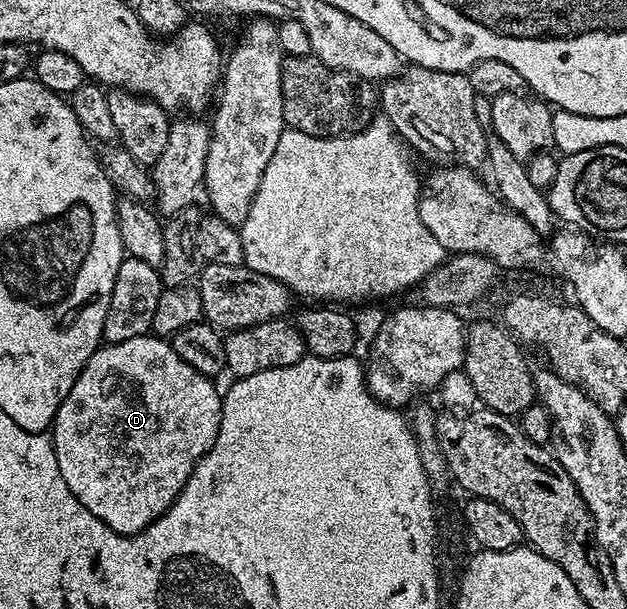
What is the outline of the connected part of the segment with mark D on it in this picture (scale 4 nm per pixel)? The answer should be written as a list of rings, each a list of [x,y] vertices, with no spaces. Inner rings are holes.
[[[149,333],[130,337],[130,341],[104,343],[97,347],[93,355],[86,361],[79,377],[74,381],[74,389],[66,393],[66,401],[62,401],[56,414],[56,420],[50,428],[52,448],[58,457],[58,469],[62,469],[62,481],[70,485],[70,493],[74,493],[74,497],[78,497],[78,501],[82,501],[82,505],[86,505],[86,509],[90,509],[90,513],[98,517],[98,521],[114,529],[114,533],[137,535],[142,529],[149,527],[157,517],[168,512],[170,505],[182,493],[190,473],[196,468],[197,461],[216,444],[220,428],[222,395],[219,390],[216,392],[216,387],[212,383],[215,382],[209,376],[198,373],[198,369],[186,365],[186,361],[182,361],[182,357],[174,353],[171,342],[164,337],[157,337]]]

